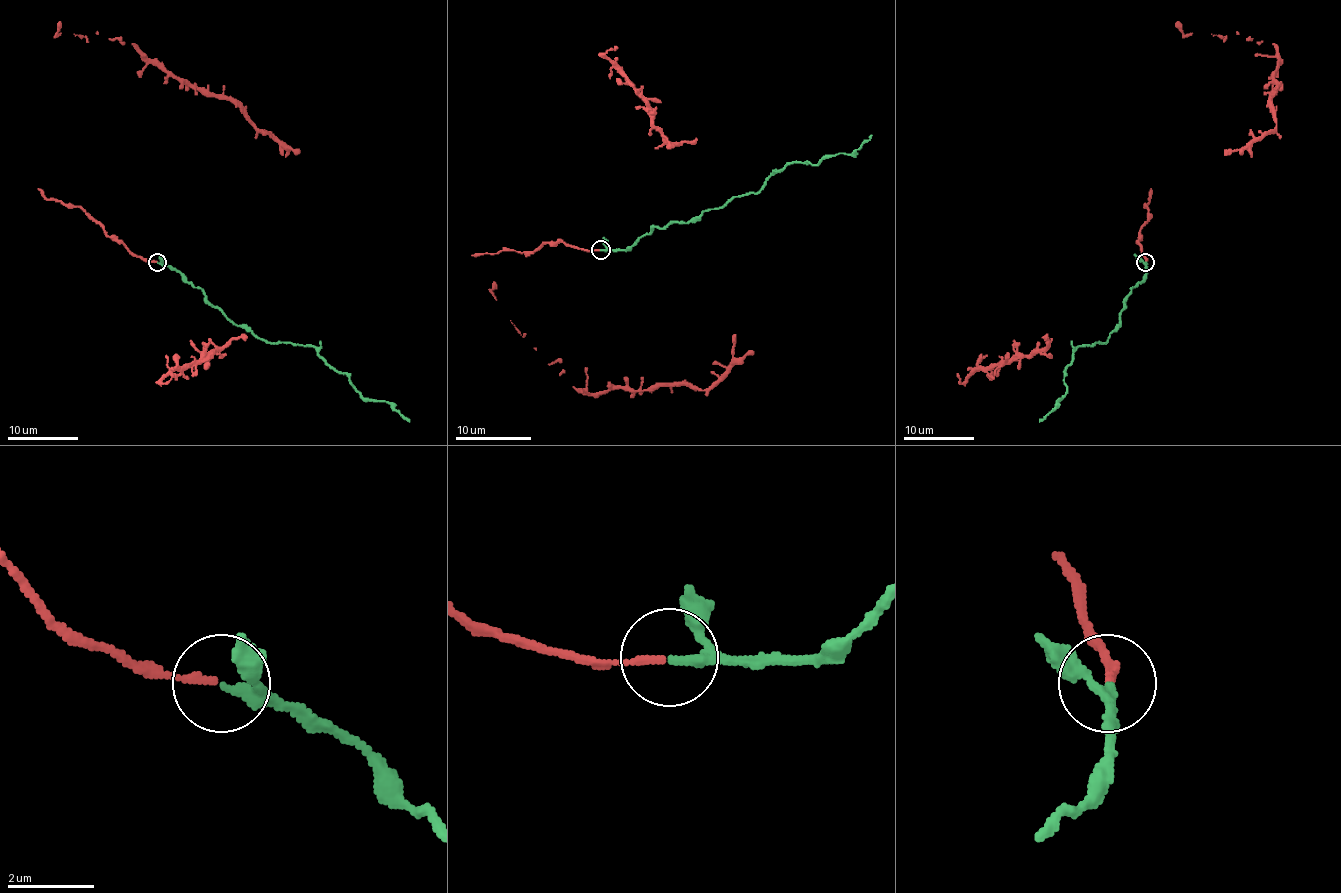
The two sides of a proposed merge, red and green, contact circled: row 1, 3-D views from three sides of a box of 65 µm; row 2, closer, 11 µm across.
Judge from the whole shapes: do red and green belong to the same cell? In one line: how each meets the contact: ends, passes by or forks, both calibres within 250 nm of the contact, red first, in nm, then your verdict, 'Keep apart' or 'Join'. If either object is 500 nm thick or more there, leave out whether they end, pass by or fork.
At the ring red ends. At the ring green passes by. Thickness 160 nm (red) against 180 nm. Join

